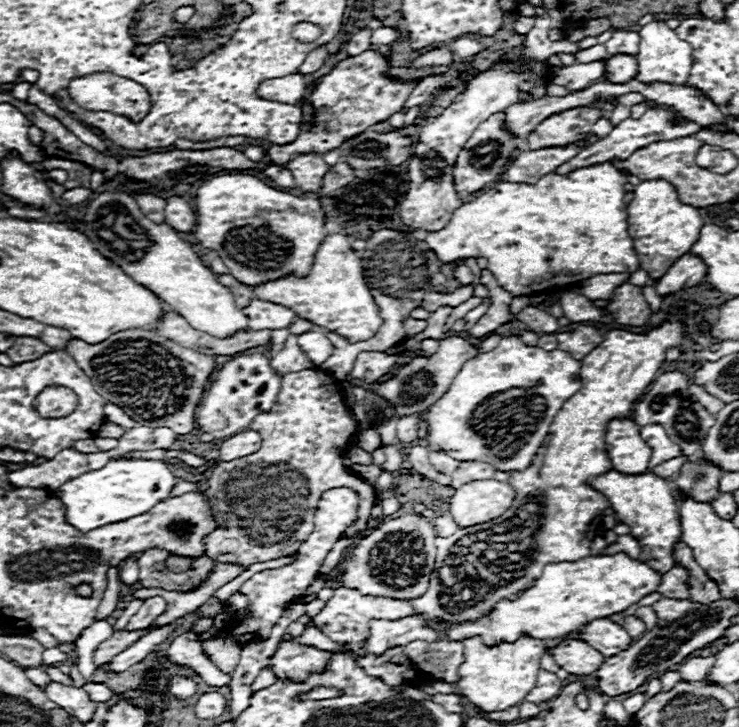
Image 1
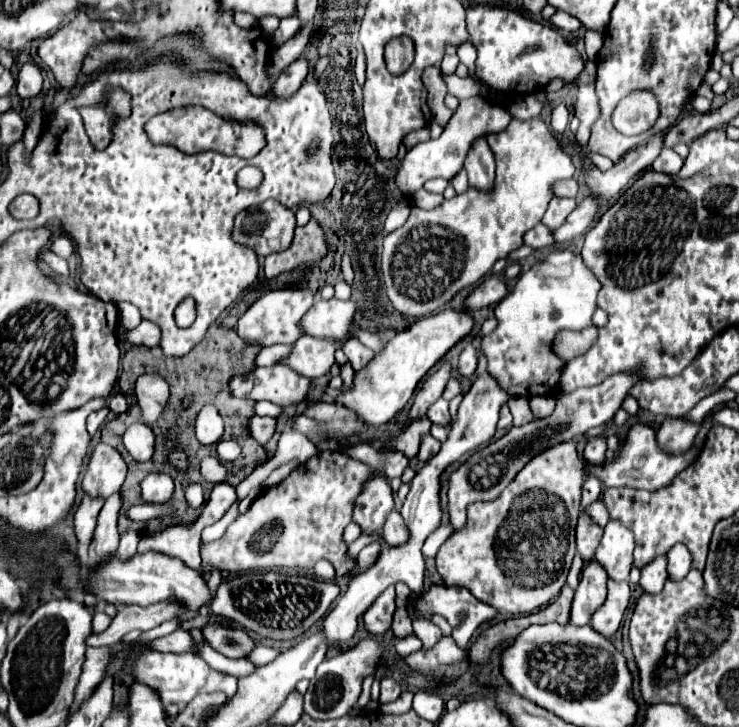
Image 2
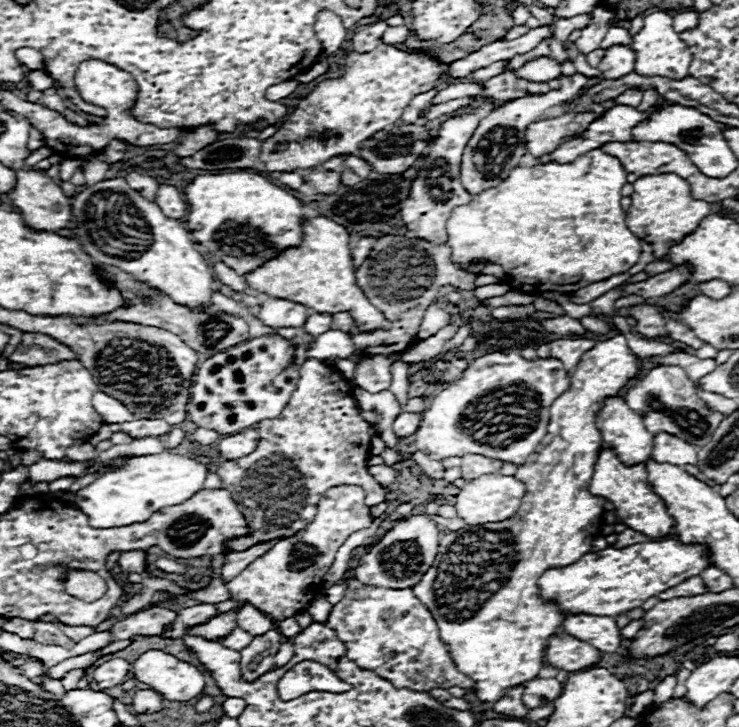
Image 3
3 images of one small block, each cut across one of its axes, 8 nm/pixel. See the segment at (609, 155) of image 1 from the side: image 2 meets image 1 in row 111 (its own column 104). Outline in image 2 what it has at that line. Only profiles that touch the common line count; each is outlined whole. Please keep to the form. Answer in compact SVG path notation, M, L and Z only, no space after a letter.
M108 646L86 650L86 662L82 666L82 676L80 676L80 682L76 686L76 698L74 698L72 710L76 710L76 706L82 700L86 700L92 694L92 690L102 682L102 678L106 674L108 658L110 658L110 648Z

